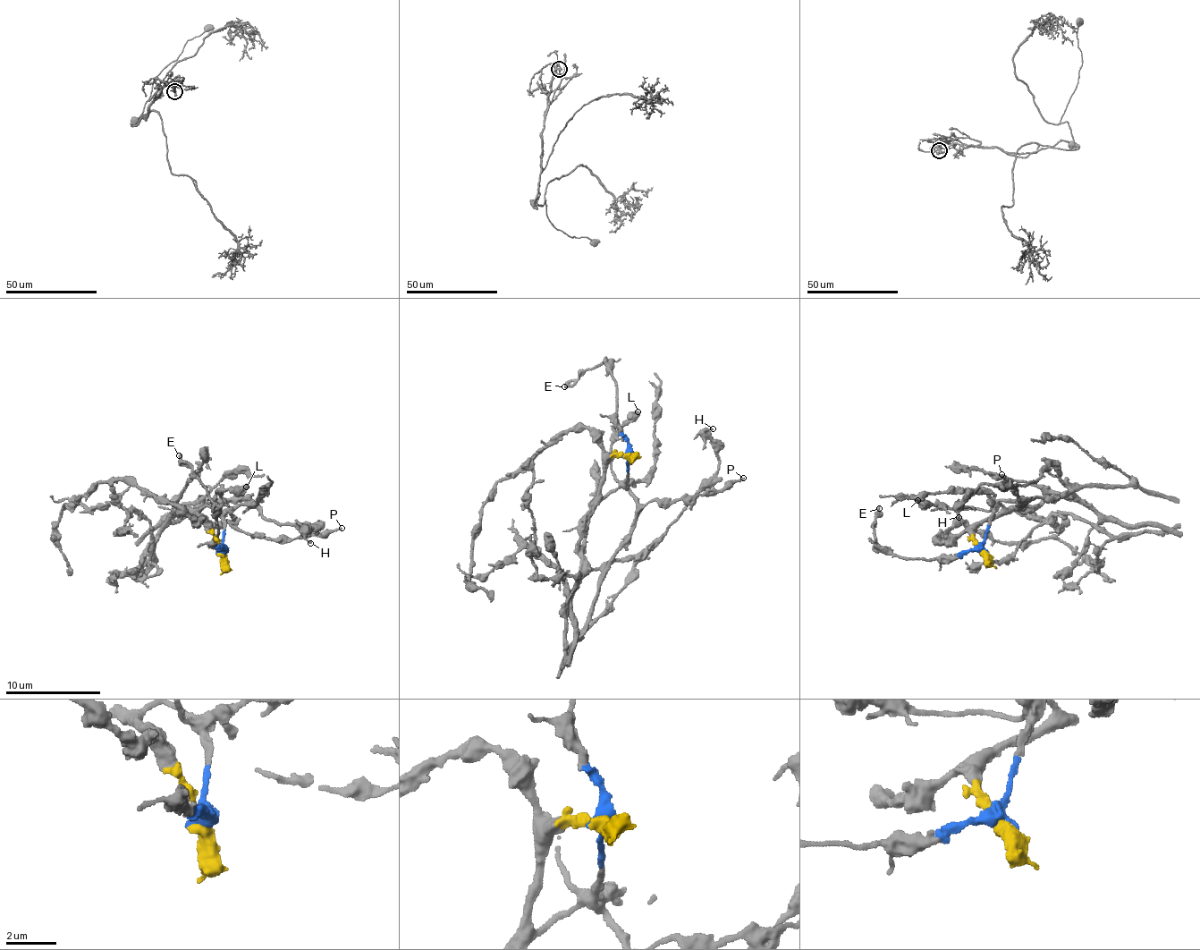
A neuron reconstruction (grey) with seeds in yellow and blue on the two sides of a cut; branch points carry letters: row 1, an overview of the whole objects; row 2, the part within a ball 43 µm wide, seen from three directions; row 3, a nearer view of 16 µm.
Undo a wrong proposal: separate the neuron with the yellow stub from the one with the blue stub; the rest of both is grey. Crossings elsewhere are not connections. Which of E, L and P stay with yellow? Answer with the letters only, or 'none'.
none

